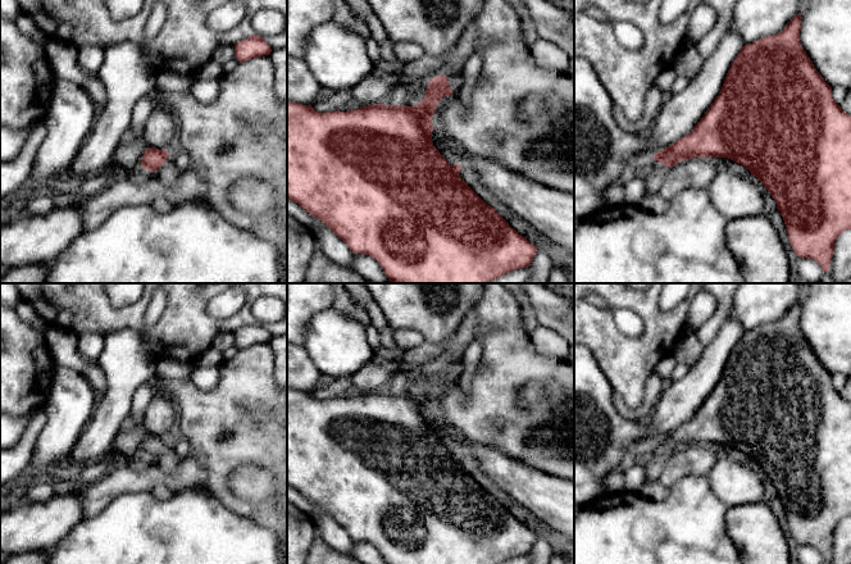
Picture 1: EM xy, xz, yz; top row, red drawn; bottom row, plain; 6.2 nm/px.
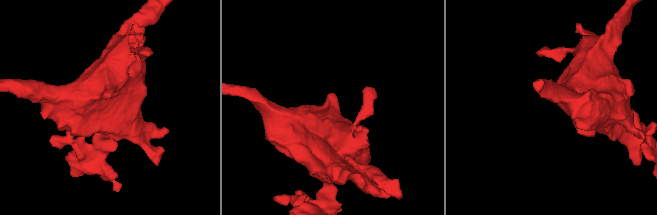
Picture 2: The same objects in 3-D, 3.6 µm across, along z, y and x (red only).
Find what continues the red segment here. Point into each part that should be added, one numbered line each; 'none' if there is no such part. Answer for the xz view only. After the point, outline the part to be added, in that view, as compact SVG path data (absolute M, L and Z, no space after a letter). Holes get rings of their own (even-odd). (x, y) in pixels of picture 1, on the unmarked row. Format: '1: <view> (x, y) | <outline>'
1: xz (455, 364) | M455 354L450 356L449 360L446 360L446 364L452 381L456 382L465 369L465 364L463 359L460 358L459 354Z

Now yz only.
1: yz (655, 459) | M651 447L651 450L642 459L645 481L657 481L665 463L670 456L670 454L666 454L656 447Z

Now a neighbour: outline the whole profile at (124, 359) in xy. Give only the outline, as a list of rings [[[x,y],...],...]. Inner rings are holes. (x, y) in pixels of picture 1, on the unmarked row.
[[[124,328],[105,336],[96,361],[106,376],[104,397],[73,447],[68,463],[81,465],[105,455],[120,423],[129,415],[136,390],[156,377],[156,359],[147,351],[141,329]]]

